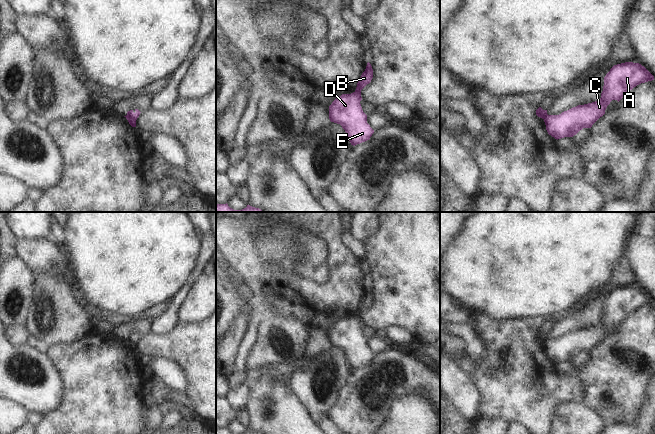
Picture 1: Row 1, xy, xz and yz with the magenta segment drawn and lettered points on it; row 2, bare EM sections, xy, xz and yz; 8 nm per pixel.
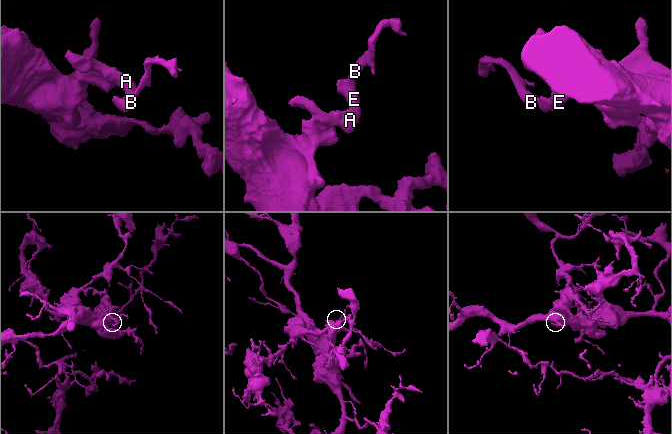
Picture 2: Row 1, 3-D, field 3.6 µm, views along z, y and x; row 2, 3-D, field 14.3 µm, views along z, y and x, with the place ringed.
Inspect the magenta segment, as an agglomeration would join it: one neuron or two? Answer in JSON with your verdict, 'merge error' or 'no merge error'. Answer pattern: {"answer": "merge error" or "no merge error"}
{"answer": "merge error"}

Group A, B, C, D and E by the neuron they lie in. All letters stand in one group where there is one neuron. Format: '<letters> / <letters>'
A C D E / B

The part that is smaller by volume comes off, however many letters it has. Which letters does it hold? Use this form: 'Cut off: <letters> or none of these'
Cut off: B

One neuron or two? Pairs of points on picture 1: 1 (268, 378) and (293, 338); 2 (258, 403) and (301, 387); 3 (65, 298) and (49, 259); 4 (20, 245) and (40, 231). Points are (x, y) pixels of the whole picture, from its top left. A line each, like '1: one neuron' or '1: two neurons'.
1: two neurons
2: two neurons
3: two neurons
4: two neurons

